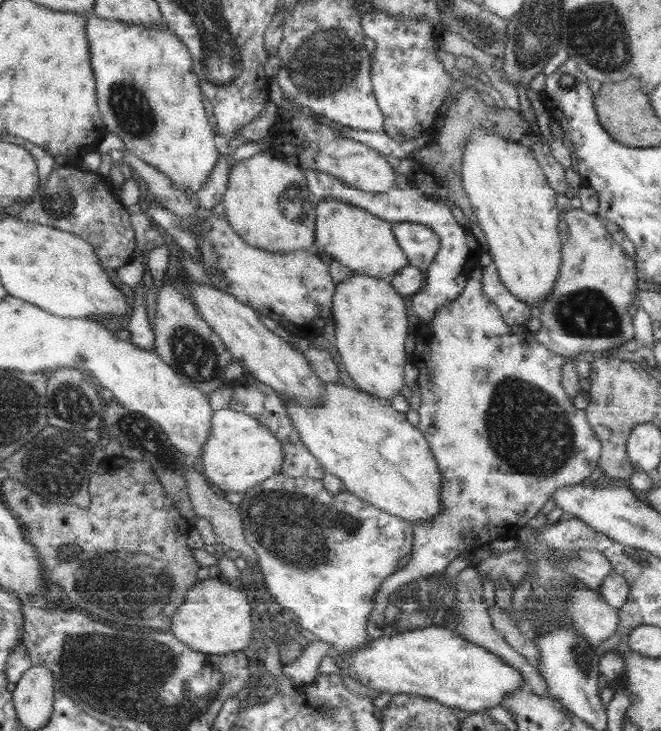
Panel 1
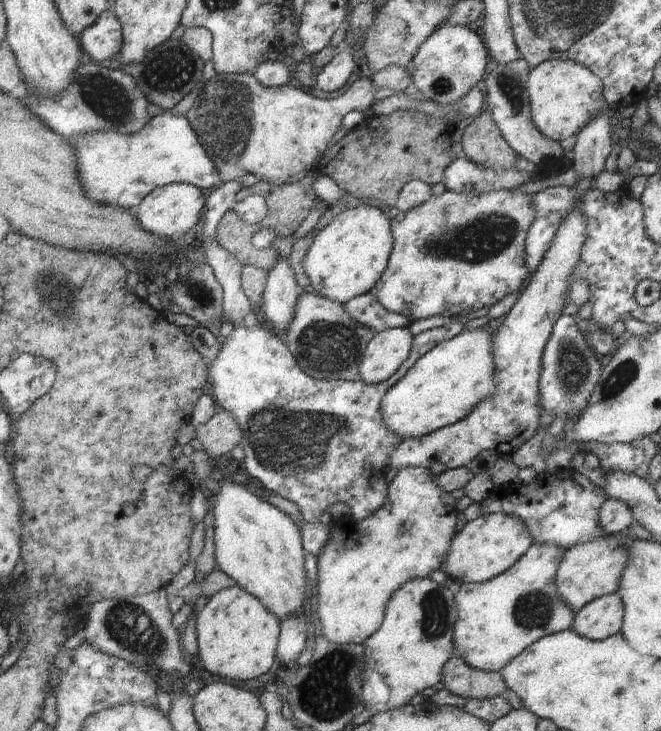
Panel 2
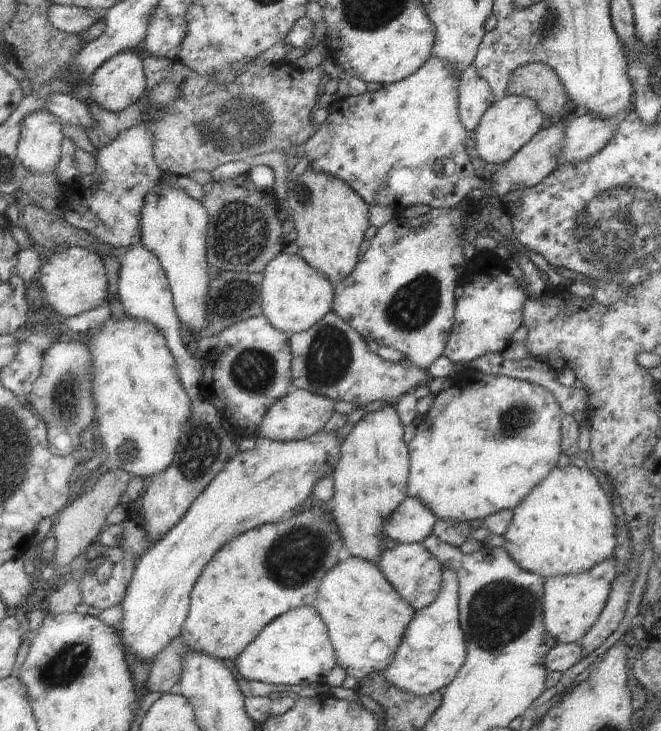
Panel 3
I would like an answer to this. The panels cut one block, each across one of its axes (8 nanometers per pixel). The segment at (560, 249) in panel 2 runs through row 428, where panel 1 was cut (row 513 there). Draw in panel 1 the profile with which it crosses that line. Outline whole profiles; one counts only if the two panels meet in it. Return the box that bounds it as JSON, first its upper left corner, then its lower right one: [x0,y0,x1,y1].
[368,265,601,639]

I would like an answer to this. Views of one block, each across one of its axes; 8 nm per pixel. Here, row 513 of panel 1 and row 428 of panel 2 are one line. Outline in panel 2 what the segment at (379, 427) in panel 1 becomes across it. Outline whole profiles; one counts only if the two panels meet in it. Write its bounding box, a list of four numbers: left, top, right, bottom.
[383,323,496,442]

